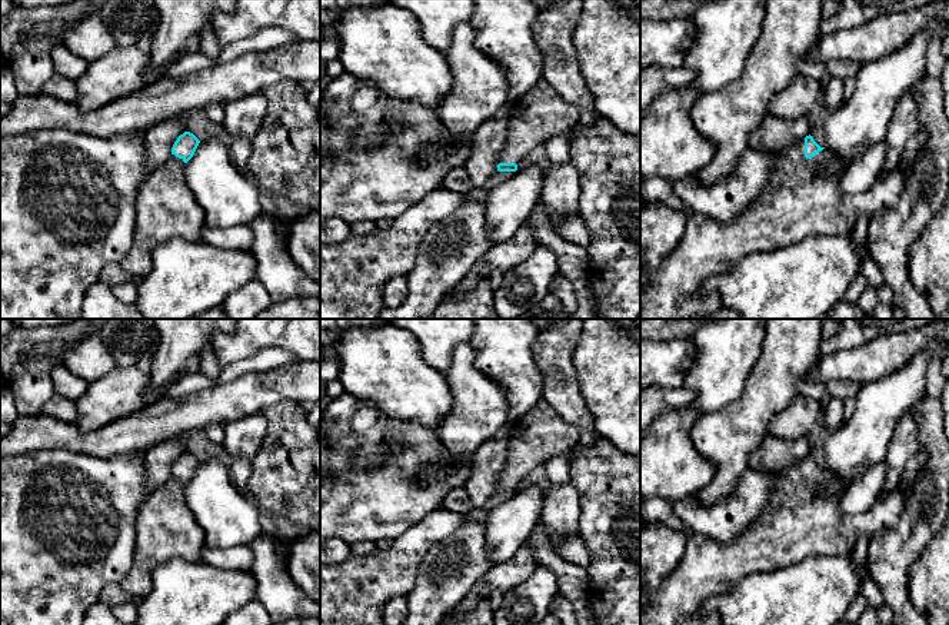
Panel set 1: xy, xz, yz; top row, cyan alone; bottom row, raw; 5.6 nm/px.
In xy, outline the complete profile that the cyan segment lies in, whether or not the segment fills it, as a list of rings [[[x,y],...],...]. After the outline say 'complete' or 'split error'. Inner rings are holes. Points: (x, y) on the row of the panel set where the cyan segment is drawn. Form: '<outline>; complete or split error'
[[[190,132],[180,134],[172,154],[146,179],[137,196],[133,246],[120,263],[137,279],[151,270],[151,252],[160,243],[173,237],[202,240],[206,215],[184,177],[184,164],[199,143]]]; split error

